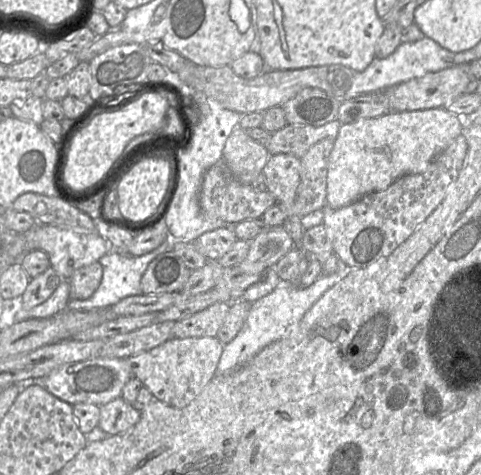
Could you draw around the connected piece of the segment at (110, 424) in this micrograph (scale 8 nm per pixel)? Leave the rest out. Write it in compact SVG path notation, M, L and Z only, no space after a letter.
M122 397L99 406L100 420L98 427L110 435L116 435L129 430L141 418L141 412Z

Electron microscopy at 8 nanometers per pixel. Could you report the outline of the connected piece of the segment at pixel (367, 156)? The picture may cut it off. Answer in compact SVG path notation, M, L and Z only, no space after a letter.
M444 107L418 111L390 111L380 117L342 124L328 160L326 204L332 208L341 208L367 194L386 189L403 175L424 172L431 161L462 132L463 127L458 115Z

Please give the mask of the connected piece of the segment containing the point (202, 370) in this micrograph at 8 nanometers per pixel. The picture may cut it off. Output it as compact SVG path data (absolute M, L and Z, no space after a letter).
M216 337L172 338L163 344L126 358L133 377L138 378L154 396L174 407L190 404L216 375L224 344Z

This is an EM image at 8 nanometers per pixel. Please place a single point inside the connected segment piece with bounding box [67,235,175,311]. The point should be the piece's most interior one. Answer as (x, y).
(122, 274)

